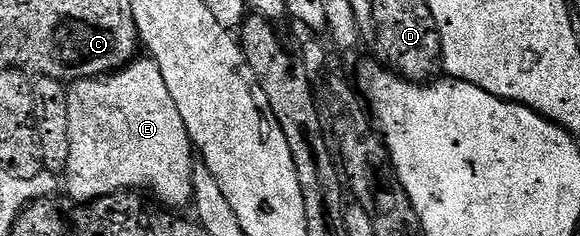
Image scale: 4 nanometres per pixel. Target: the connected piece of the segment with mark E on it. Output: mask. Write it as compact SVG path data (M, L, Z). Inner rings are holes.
M136 58L118 72L95 76L92 80L74 81L67 90L67 105L69 162L65 169L65 192L71 199L86 202L114 192L146 190L160 205L171 210L183 210L179 208L192 203L193 170L197 160L185 118L181 118L177 111L177 102L173 102L173 94L169 94L169 86L165 86L165 78L161 78L155 60Z

